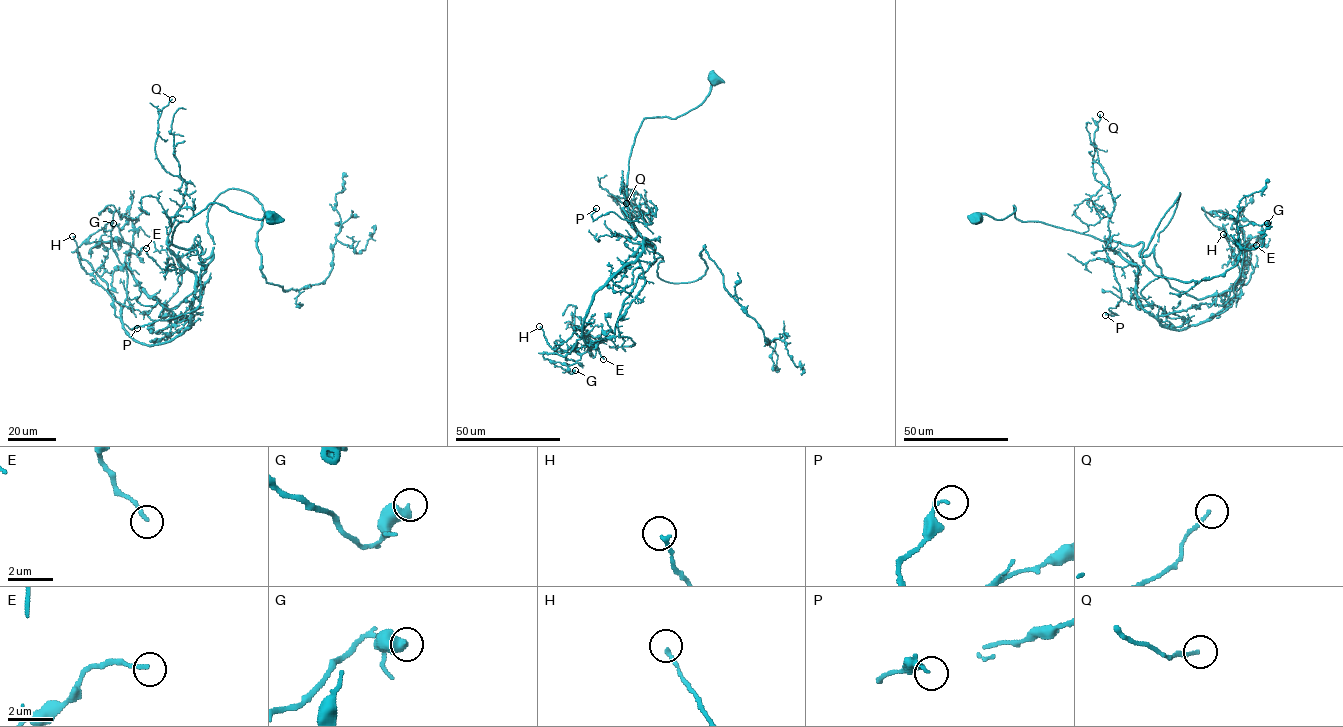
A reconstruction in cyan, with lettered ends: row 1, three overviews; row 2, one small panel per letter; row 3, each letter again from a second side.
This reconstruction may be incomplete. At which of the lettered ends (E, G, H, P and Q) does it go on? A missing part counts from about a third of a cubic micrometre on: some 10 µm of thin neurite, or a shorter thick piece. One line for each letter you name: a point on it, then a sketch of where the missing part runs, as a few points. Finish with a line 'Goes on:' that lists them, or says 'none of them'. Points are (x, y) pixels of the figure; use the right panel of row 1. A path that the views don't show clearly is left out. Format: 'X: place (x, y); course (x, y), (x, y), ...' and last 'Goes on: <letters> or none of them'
Goes on: none of them

